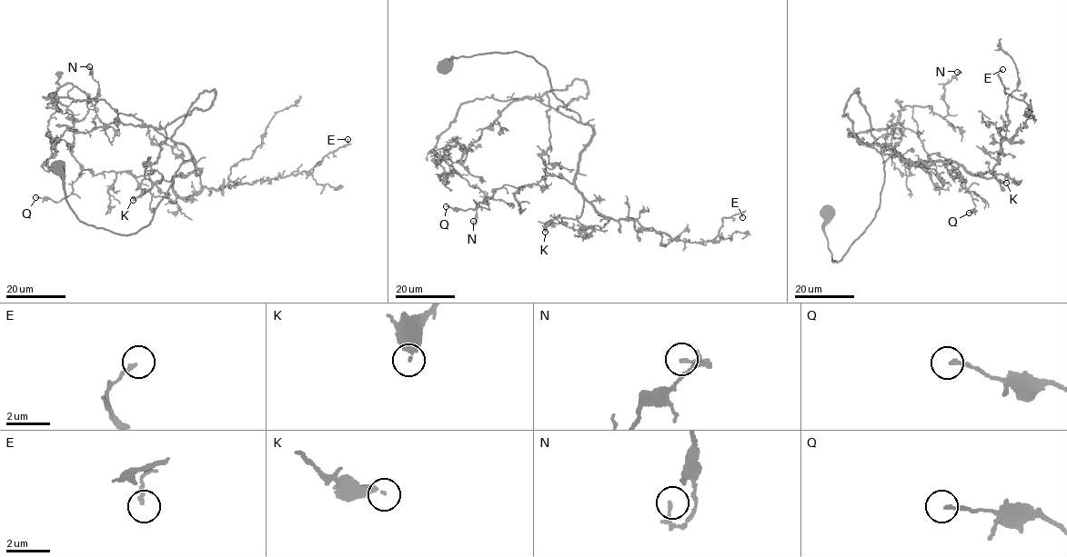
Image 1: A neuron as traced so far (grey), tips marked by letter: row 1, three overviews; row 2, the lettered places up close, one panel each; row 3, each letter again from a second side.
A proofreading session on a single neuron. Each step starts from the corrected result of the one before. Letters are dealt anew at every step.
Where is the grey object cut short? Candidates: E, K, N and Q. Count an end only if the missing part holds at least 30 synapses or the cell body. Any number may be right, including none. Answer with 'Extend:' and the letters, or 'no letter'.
Extend: no letter

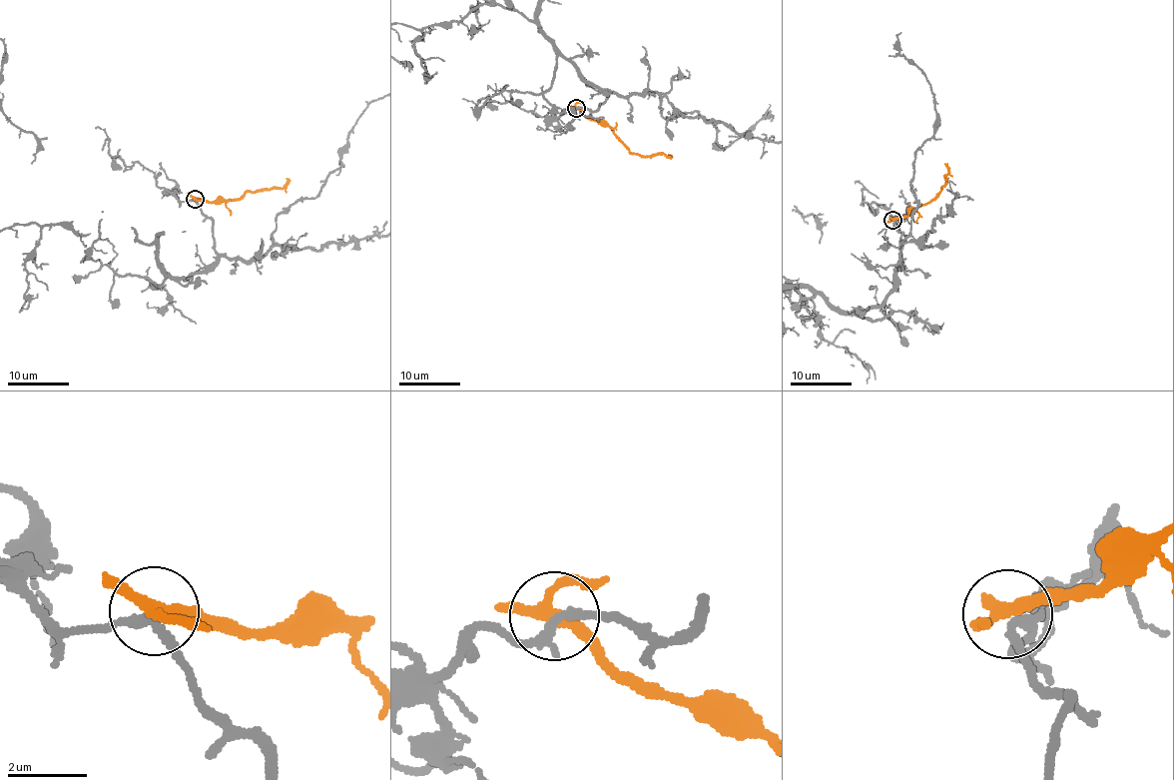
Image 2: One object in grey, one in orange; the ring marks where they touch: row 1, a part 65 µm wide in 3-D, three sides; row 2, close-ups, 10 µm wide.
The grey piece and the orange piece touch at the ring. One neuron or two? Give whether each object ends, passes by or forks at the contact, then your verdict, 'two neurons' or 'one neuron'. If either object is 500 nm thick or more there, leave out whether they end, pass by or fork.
grey passes by; orange forks there; two neurons

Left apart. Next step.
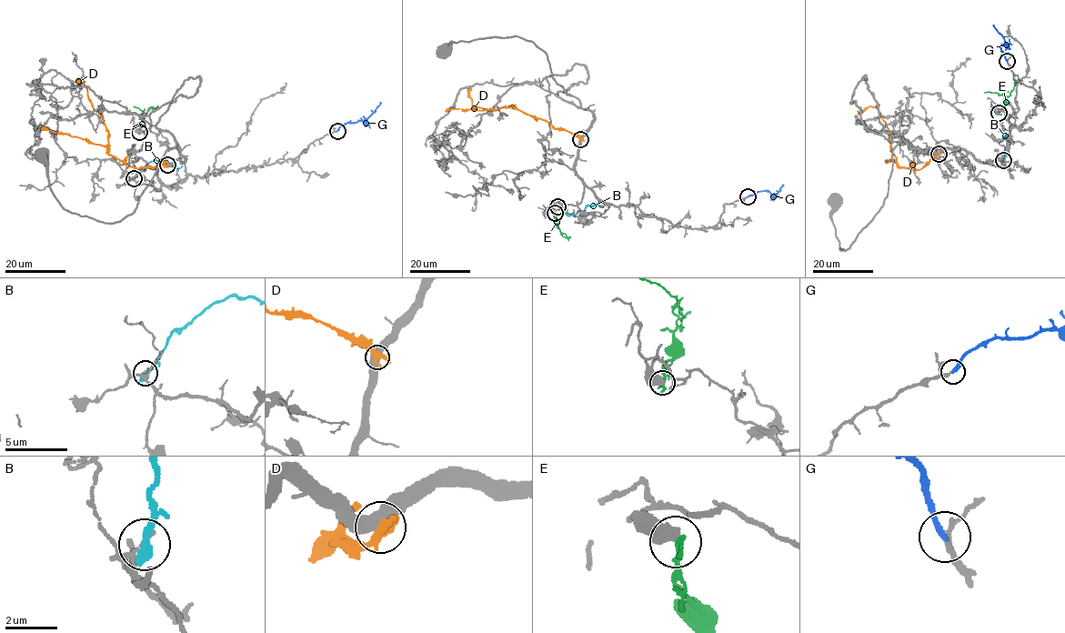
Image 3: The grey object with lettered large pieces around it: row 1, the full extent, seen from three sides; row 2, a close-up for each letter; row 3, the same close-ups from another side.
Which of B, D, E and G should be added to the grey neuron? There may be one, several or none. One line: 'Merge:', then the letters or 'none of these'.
Merge: G

